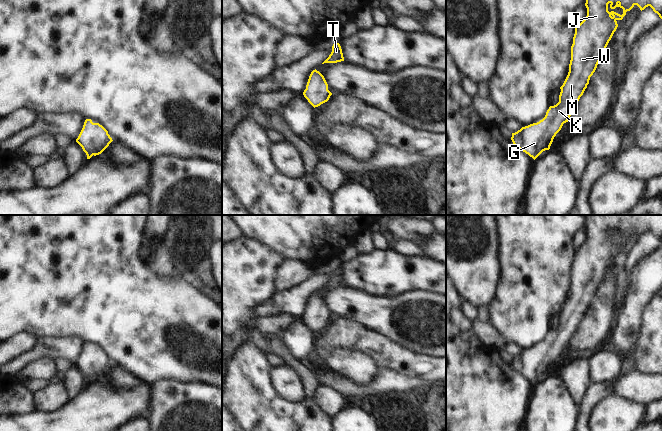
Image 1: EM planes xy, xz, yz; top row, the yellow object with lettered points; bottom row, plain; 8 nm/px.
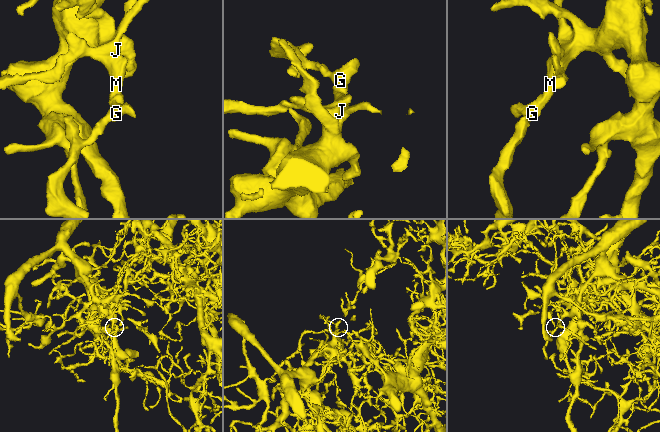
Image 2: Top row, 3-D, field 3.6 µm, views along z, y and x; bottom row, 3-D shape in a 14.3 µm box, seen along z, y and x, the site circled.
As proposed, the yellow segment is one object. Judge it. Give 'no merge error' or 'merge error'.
no merge error

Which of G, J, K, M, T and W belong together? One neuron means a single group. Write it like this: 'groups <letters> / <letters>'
groups G J K M T W

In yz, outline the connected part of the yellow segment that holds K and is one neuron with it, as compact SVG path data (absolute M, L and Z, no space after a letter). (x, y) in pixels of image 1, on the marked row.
M586 0L587 16L575 26L569 72L560 87L559 102L550 106L539 122L512 133L511 140L518 149L534 160L550 149L554 137L568 122L587 88L618 27L617 21L635 5L641 11L650 6L662 19L662 0Z

